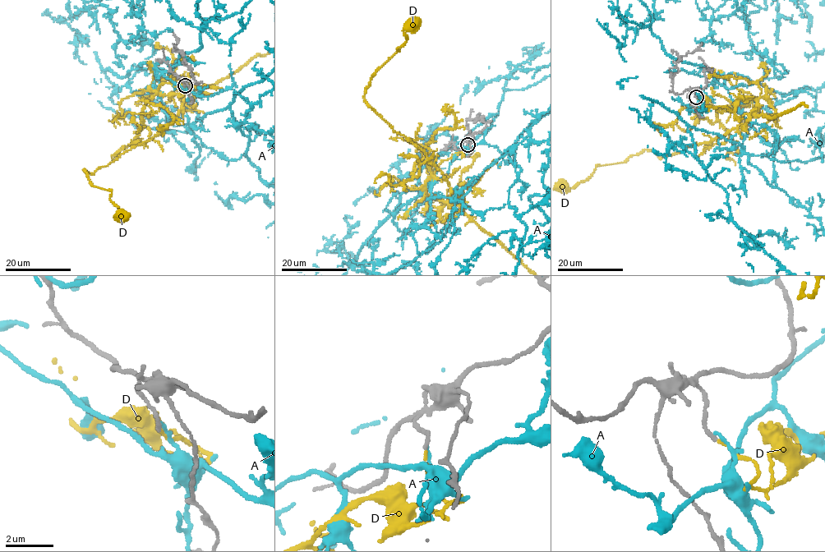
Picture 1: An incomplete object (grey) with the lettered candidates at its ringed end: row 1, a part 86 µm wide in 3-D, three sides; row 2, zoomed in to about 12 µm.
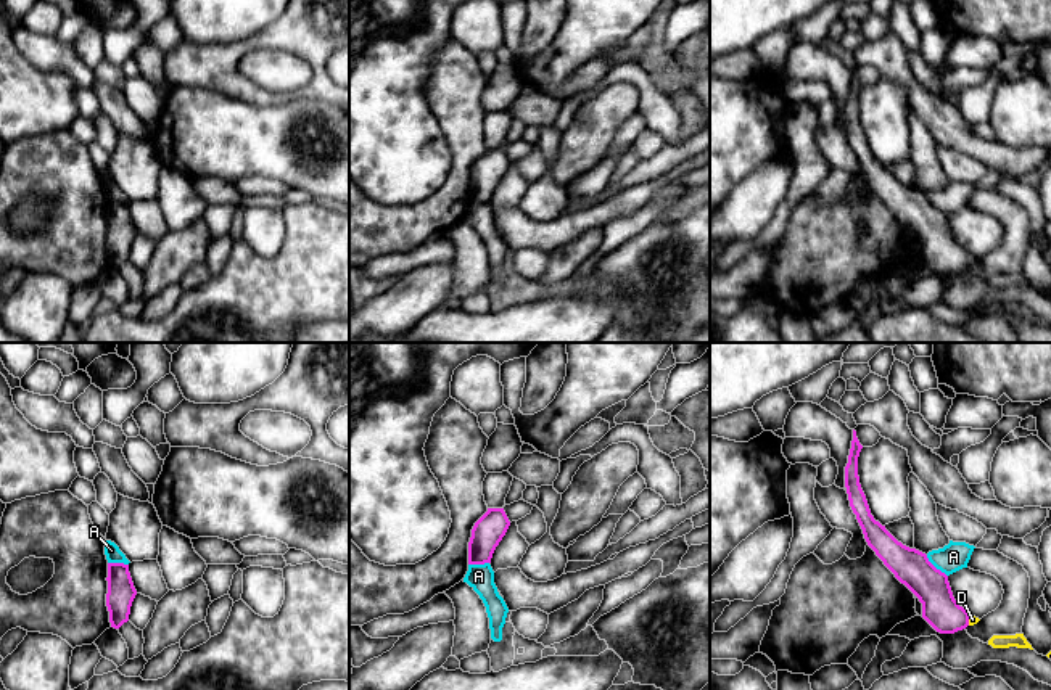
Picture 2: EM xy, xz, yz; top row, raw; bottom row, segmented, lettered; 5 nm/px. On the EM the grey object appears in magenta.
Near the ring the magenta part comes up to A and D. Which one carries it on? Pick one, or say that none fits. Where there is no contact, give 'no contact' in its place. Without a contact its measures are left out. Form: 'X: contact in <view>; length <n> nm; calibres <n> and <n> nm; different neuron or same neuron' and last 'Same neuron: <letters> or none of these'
A: contact in yz; length 160 nm; calibres 180 and 140 nm; different neuron
D: contact in yz; length 60 nm; calibres 180 and 50 nm; same neuron
Same neuron: D

